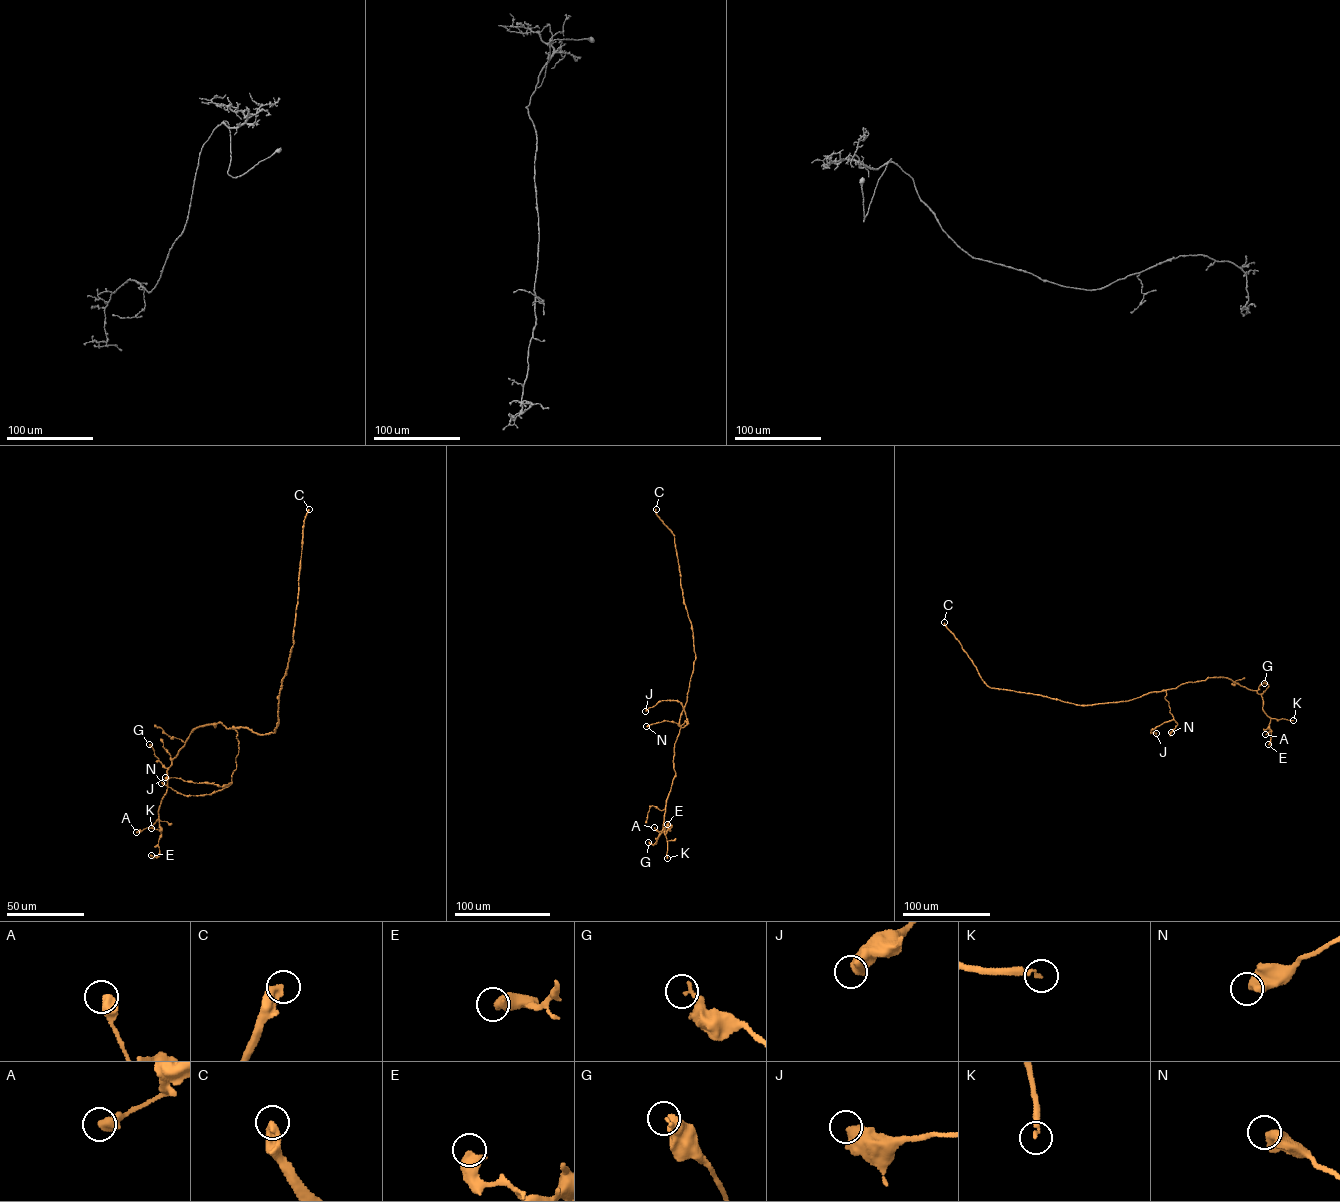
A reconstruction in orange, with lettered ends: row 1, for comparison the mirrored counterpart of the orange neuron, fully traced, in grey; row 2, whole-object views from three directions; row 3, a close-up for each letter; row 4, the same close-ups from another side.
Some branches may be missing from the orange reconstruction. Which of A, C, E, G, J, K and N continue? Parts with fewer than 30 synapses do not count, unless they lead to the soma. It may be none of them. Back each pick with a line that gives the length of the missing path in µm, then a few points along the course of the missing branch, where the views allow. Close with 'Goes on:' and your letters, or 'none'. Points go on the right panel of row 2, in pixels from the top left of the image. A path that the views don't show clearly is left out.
C: Missing length about 200 µm
K: Missing length about 100 µm. Course of what is missing: (1293, 720), (1307, 726), (1318, 722), (1331, 728)
Goes on: C, K

